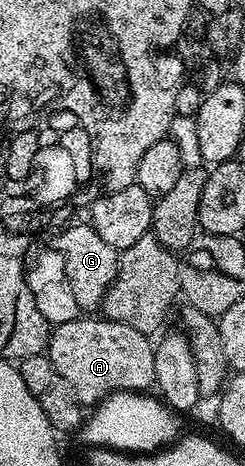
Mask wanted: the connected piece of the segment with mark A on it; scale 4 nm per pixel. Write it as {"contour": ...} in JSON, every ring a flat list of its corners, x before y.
{"contour":[[82,315,71,319,71,323,52,326,47,356,82,406,96,407,112,393,145,393,154,388,154,346,146,334,127,327,127,323]]}

